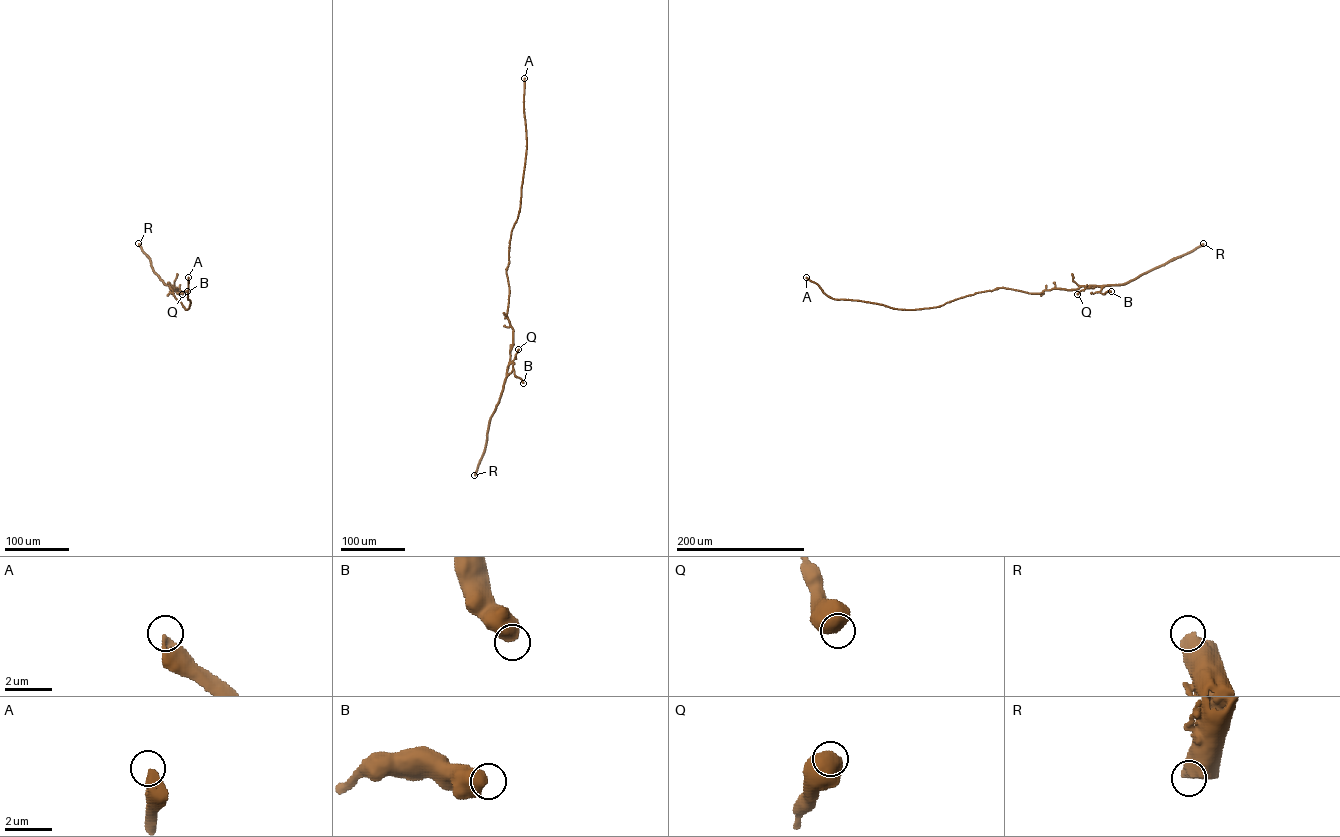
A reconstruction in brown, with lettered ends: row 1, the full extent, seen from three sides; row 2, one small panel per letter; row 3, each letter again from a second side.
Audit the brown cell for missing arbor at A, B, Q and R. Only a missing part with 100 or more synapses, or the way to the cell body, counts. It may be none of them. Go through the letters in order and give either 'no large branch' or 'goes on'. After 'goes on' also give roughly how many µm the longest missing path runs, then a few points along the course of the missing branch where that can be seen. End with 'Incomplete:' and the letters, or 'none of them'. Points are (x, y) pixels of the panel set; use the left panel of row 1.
A: goes on; about 150 µm are missing; missing branch runs (188, 277), (186, 250), (181, 249), (178, 234), (164, 225)
B: no large branch
Q: no large branch
R: no large branch
Incomplete: A

